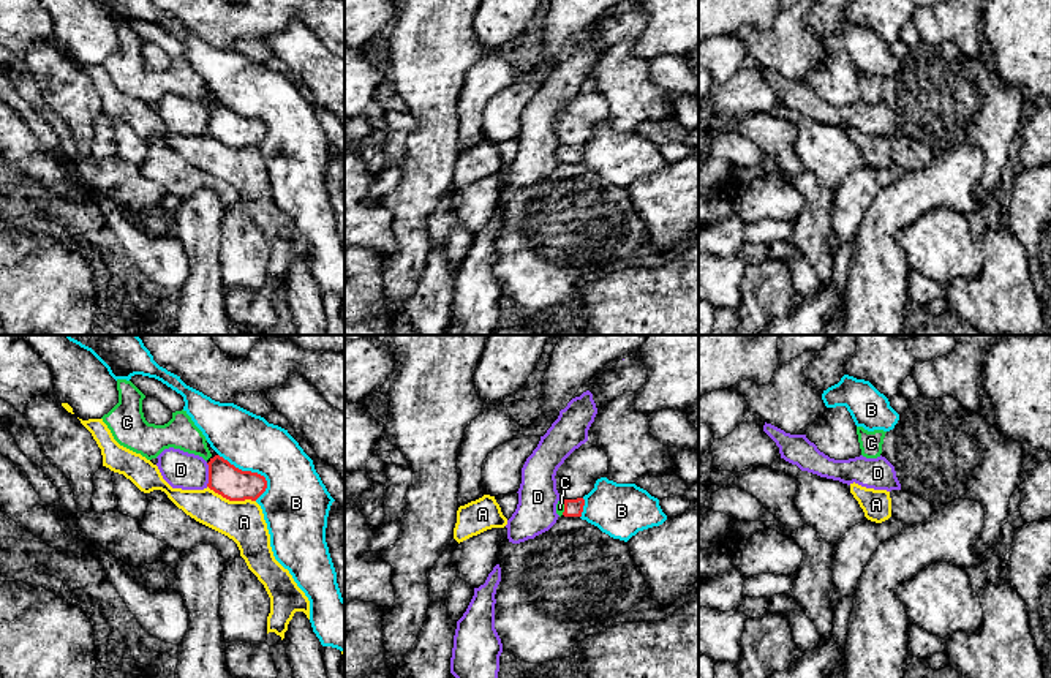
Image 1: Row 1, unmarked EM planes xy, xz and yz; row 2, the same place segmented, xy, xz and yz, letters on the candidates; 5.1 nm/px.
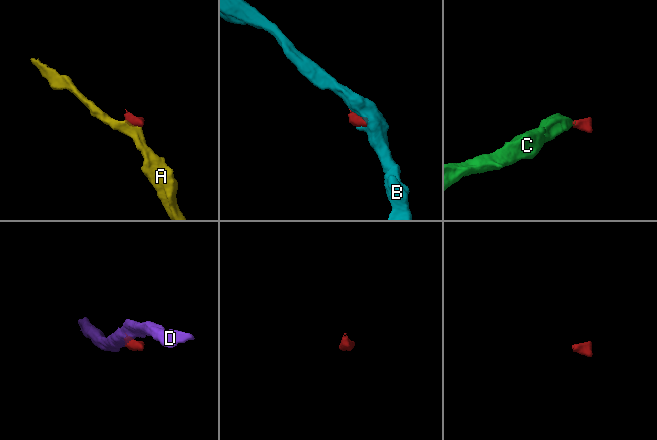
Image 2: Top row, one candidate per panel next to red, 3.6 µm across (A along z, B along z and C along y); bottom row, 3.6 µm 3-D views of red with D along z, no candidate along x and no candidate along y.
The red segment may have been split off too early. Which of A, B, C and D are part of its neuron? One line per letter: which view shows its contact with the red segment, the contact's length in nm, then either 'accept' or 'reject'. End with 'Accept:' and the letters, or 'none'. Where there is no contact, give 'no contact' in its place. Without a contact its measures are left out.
A: xy | 260 nm | reject
B: xy | 320 nm | reject
C: xz | 80 nm | accept
D: xy | 120 nm | reject
Accept: C

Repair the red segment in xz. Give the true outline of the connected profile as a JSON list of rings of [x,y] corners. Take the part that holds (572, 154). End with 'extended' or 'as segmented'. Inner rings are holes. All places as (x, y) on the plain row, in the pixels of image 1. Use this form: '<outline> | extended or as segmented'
[[[577,144],[577,145],[559,145],[556,150],[556,160],[561,163],[582,163],[583,158],[583,152],[585,152],[585,145],[583,144]]] | extended

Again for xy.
[[[220,101],[210,104],[207,133],[229,147],[256,147],[267,134],[264,122],[242,117]]] | as segmented

